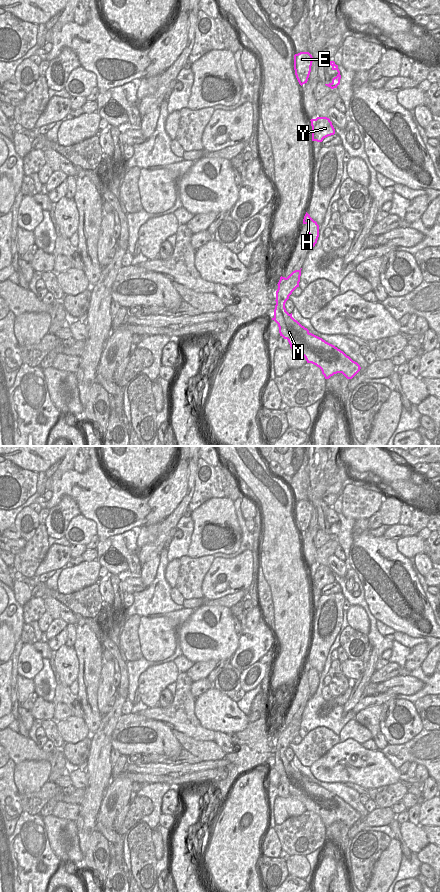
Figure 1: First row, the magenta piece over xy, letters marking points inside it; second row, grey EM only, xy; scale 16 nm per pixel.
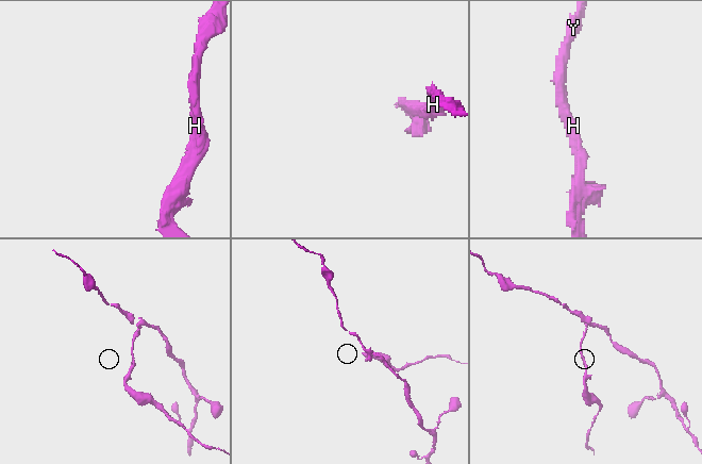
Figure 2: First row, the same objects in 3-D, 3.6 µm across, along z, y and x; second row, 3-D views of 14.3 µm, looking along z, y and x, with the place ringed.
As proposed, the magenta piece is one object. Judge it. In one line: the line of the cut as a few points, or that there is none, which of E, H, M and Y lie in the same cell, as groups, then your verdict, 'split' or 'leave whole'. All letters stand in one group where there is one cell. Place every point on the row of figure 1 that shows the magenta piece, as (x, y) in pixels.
cut in xy along (331, 83), (334, 87); E / H M Y; split

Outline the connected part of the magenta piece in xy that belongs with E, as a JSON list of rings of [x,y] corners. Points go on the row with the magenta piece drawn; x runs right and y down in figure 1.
[[[300,52],[294,55],[295,75],[301,86],[308,81],[313,59],[309,52]]]

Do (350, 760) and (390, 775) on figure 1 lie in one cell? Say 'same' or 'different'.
same

